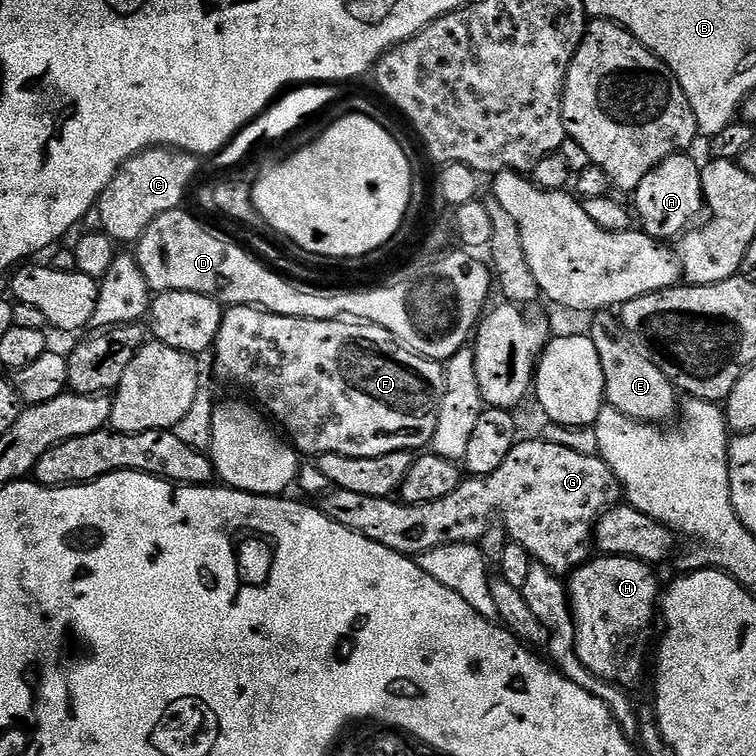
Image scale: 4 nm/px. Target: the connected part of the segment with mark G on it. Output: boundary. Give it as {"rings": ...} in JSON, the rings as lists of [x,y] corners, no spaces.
{"rings":[[[541,438],[535,440],[521,439],[514,446],[514,450],[510,450],[510,454],[506,454],[506,462],[502,462],[502,466],[498,466],[498,470],[489,476],[474,476],[471,478],[461,479],[458,490],[454,490],[454,494],[446,494],[446,498],[438,498],[438,502],[430,502],[429,504],[406,504],[396,498],[387,496],[371,496],[370,494],[353,494],[351,490],[342,490],[341,488],[333,487],[327,494],[319,497],[318,507],[320,511],[326,514],[326,518],[330,518],[334,522],[338,522],[338,526],[346,526],[346,530],[354,530],[354,534],[362,534],[362,538],[370,538],[370,542],[378,542],[378,546],[386,546],[395,552],[401,552],[404,556],[419,558],[424,552],[434,550],[438,546],[446,546],[447,544],[474,544],[479,542],[483,535],[486,534],[489,525],[500,515],[509,541],[514,544],[520,544],[529,552],[533,561],[541,564],[544,568],[548,568],[555,576],[561,578],[567,577],[569,574],[576,571],[582,565],[587,564],[594,552],[594,533],[596,523],[600,521],[602,513],[607,512],[621,499],[622,489],[616,480],[616,475],[610,470],[610,466],[604,460],[601,460],[599,455],[587,457],[585,454],[578,454],[577,451],[567,449],[566,446],[555,445],[554,442],[546,441]]]}

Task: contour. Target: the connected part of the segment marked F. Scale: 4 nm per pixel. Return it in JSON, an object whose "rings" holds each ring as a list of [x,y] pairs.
{"rings":[[[233,304],[224,308],[222,326],[218,330],[218,338],[214,345],[215,352],[217,378],[225,380],[228,384],[233,384],[236,388],[245,388],[246,391],[252,392],[253,398],[251,397],[251,399],[279,425],[283,435],[287,437],[301,457],[319,458],[326,454],[342,454],[350,458],[378,458],[382,454],[427,449],[434,438],[434,426],[438,426],[438,410],[442,406],[442,398],[444,397],[444,364],[435,360],[428,360],[426,357],[418,355],[417,352],[411,352],[403,344],[398,343],[385,328],[379,328],[377,324],[349,322],[345,319],[290,318],[282,314],[265,312],[262,308]]]}

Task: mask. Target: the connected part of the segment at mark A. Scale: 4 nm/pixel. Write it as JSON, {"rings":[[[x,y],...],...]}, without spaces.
{"rings":[[[677,154],[666,158],[658,166],[654,166],[654,170],[650,170],[650,174],[642,178],[642,182],[638,182],[634,193],[634,212],[638,217],[639,227],[655,240],[672,242],[668,240],[675,241],[683,237],[701,219],[700,211],[705,211],[701,165],[695,164],[690,157],[688,154]]]}

